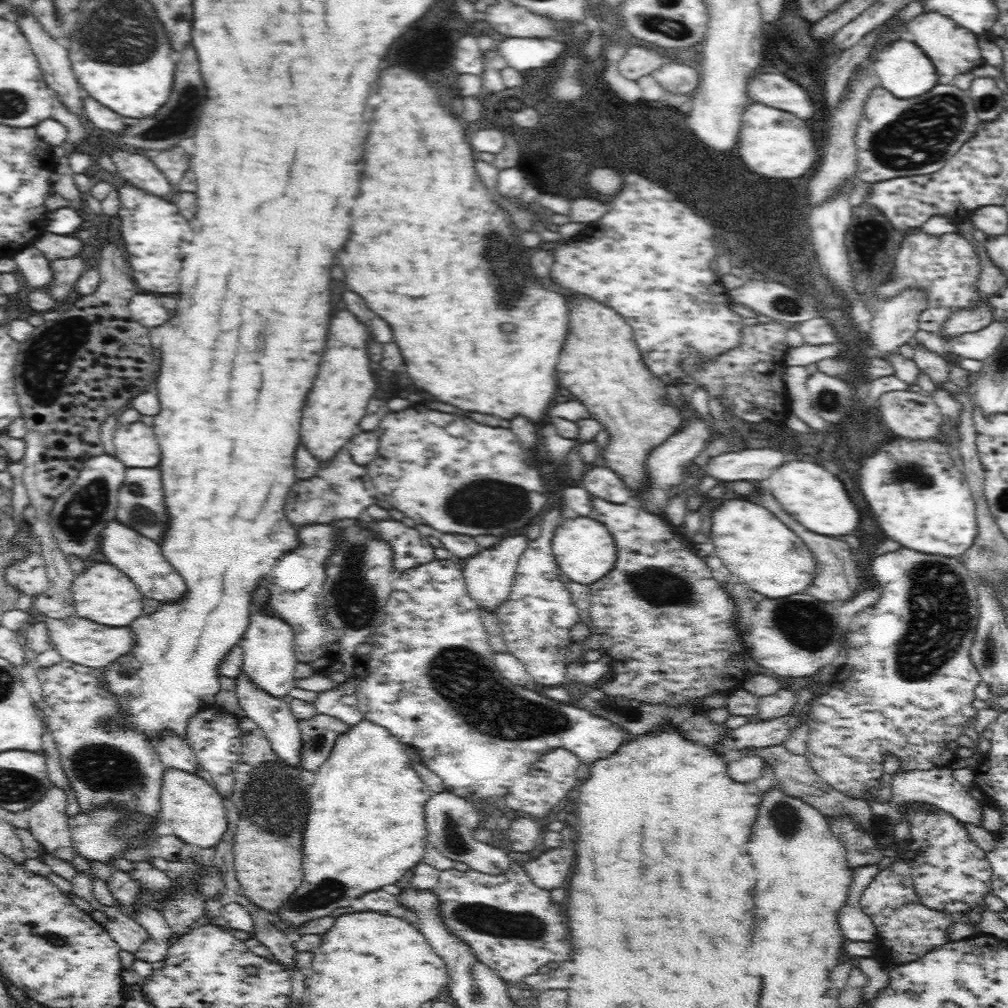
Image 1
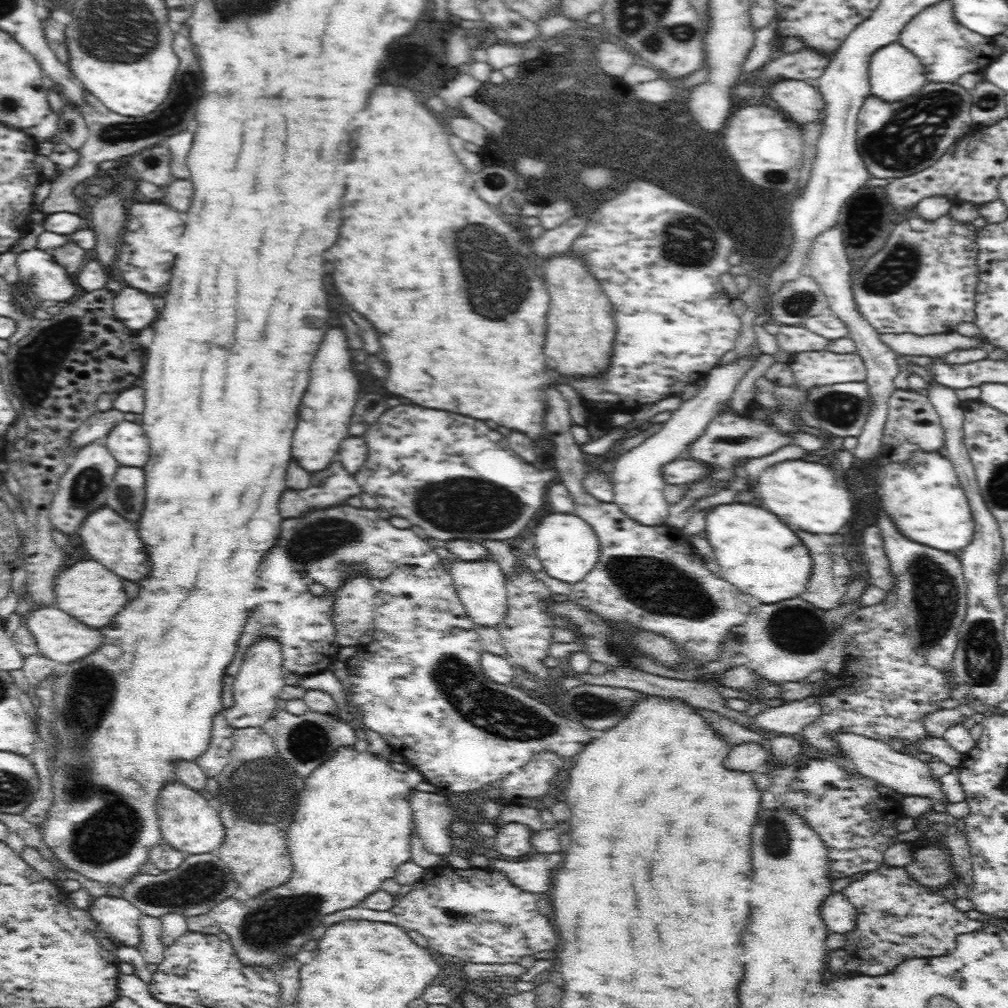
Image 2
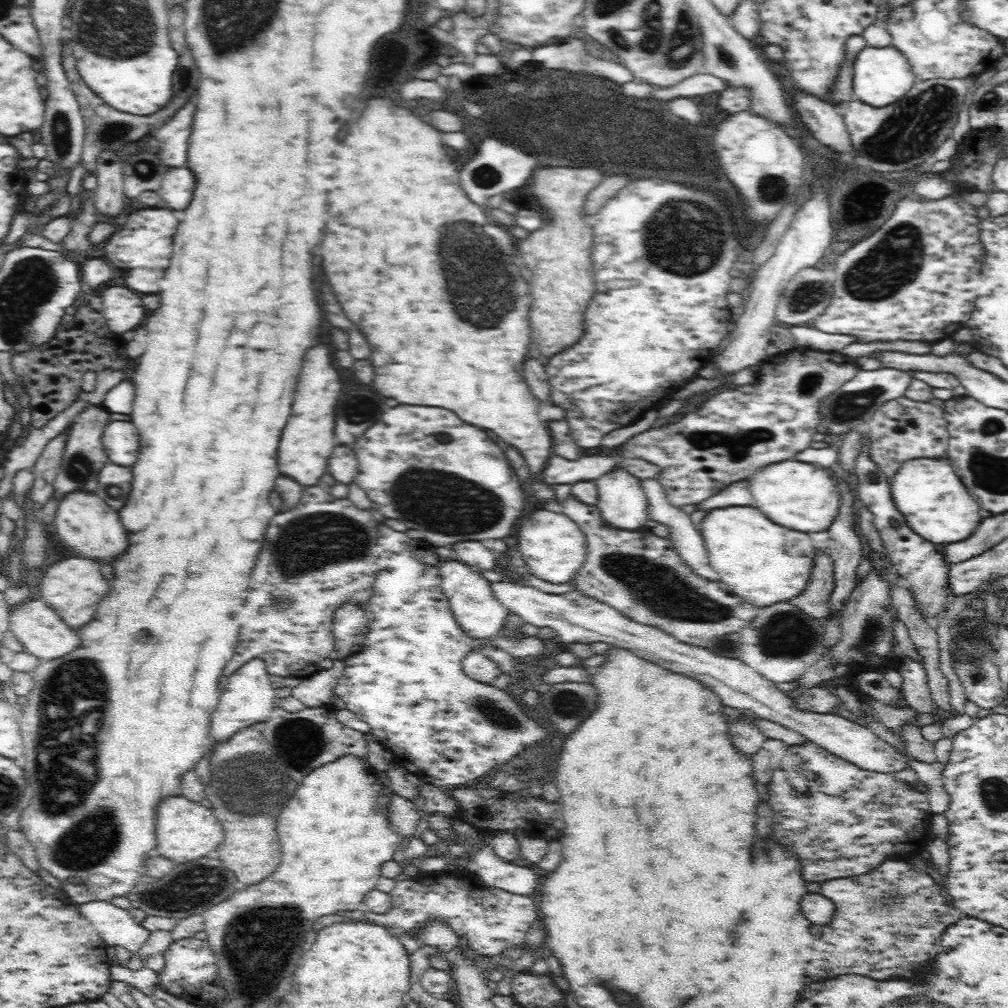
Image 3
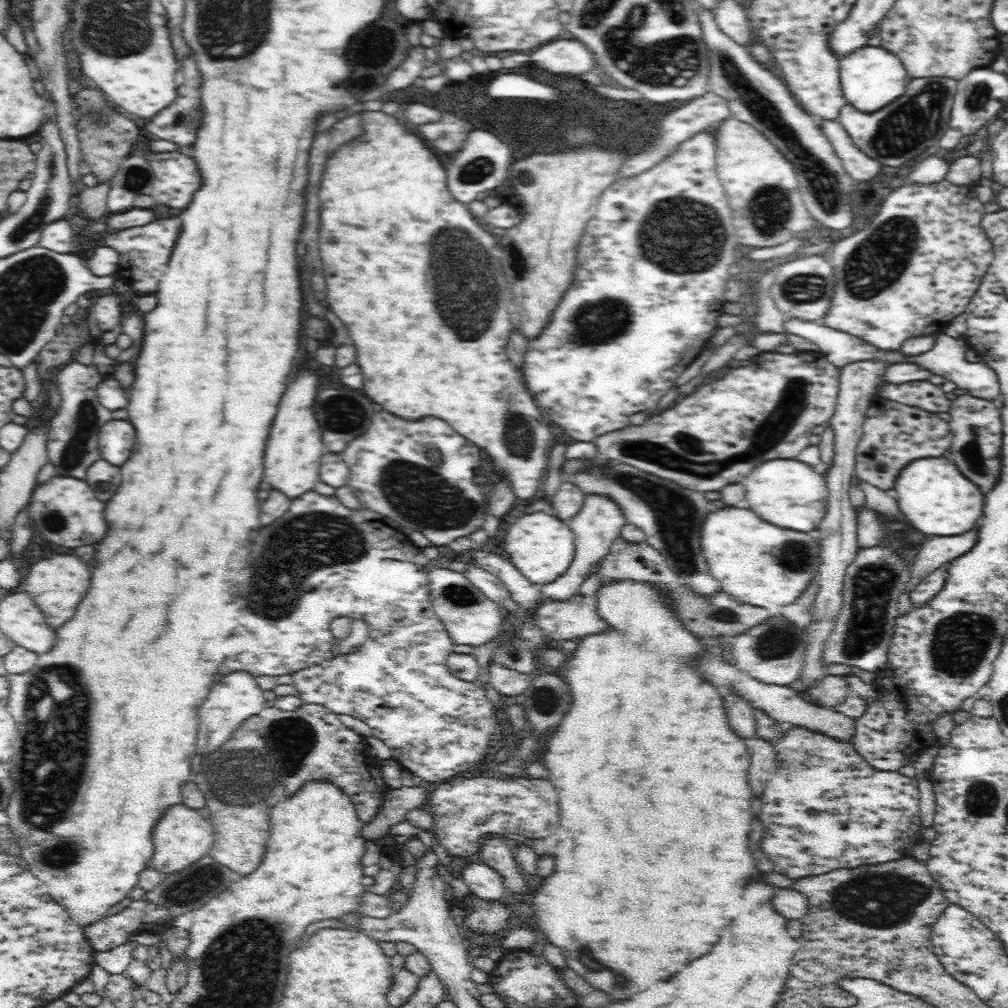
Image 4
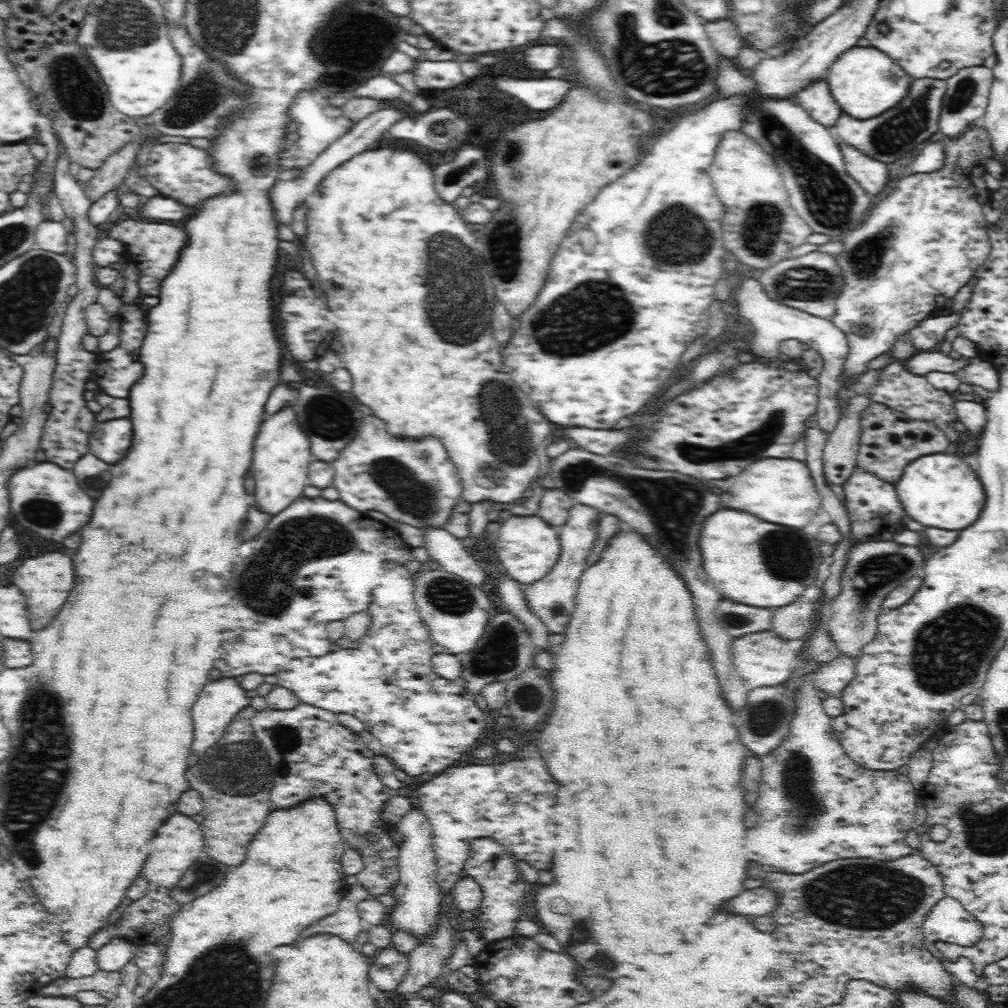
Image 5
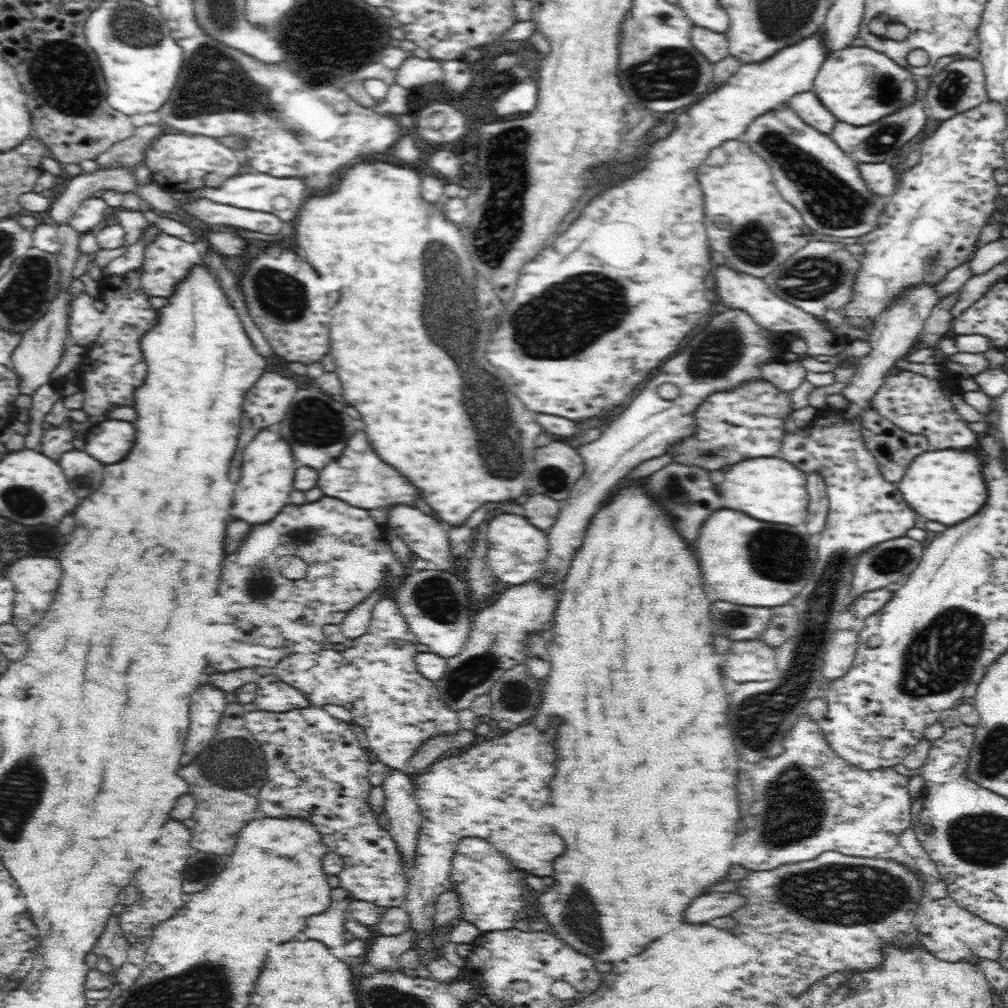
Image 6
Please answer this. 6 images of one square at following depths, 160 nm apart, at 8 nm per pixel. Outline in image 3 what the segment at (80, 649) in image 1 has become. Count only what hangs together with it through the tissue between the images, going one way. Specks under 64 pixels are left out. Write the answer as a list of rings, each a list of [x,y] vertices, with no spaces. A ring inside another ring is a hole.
[[[30,597],[28,602],[11,608],[8,630],[25,646],[26,653],[47,661],[60,658],[74,650],[76,646],[81,646],[76,629],[67,625],[64,619],[58,617],[56,611],[37,597]]]

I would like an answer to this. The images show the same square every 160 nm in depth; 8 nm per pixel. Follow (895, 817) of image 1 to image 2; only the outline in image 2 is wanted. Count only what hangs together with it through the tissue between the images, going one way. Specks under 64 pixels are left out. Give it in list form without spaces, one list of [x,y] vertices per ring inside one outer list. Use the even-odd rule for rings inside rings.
[[[838,733],[835,736],[836,745],[839,745],[844,757],[850,758],[860,774],[865,777],[876,779],[876,782],[884,783],[889,789],[896,790],[902,797],[918,796],[930,798],[934,802],[941,801],[945,806],[949,802],[942,790],[940,778],[932,777],[932,769],[928,763],[920,761],[912,755],[907,755],[901,751],[895,751],[888,743],[859,735],[856,733]]]

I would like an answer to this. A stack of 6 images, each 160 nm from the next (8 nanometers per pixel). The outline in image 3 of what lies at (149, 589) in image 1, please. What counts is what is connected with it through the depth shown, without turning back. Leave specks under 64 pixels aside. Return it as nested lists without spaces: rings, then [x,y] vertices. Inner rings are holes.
[[[68,493],[58,504],[54,528],[66,546],[90,560],[108,562],[116,550],[124,550],[124,530],[120,530],[120,518],[116,518],[116,510],[110,508],[98,493]]]

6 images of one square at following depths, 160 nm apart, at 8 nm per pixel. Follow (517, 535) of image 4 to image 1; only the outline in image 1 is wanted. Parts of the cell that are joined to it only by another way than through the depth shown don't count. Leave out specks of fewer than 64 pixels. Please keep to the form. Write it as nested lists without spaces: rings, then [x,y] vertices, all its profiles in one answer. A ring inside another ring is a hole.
[[[589,516],[564,519],[555,530],[552,539],[552,553],[556,558],[557,566],[560,567],[560,572],[568,576],[570,580],[574,580],[574,583],[583,585],[598,582],[606,574],[610,574],[616,566],[616,541],[604,524]]]

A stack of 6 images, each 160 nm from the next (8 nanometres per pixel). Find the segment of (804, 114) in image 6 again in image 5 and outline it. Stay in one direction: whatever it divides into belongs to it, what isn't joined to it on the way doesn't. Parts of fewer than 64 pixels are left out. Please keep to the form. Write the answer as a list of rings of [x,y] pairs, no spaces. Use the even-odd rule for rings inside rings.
[[[826,80],[809,85],[808,89],[794,95],[794,102],[802,106],[808,114],[812,114],[812,120],[816,120],[822,126],[834,126],[838,116],[842,113],[836,101],[830,97],[830,91],[826,87]]]

